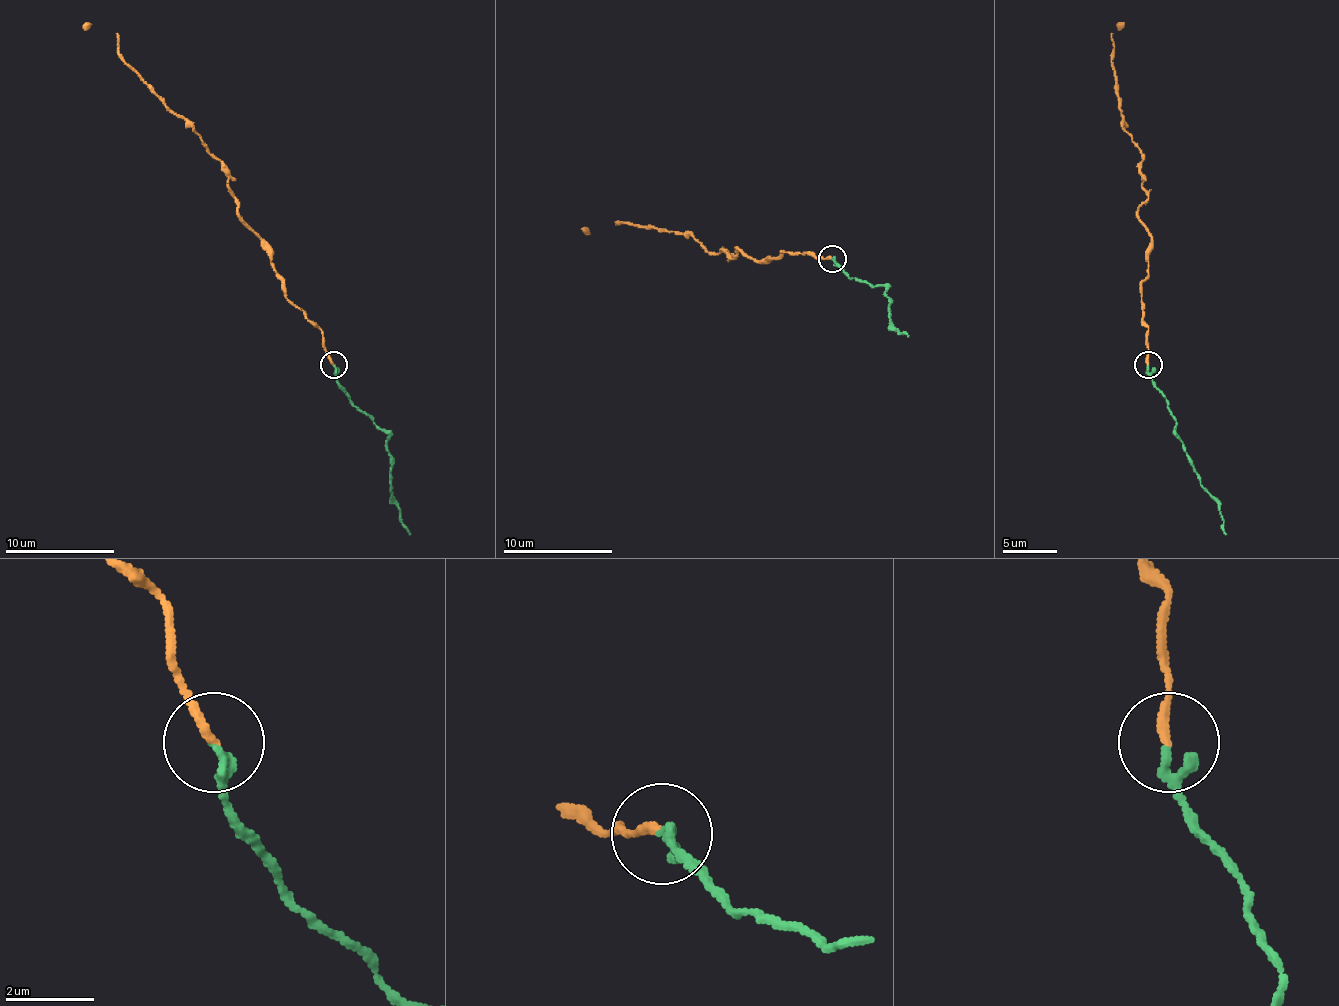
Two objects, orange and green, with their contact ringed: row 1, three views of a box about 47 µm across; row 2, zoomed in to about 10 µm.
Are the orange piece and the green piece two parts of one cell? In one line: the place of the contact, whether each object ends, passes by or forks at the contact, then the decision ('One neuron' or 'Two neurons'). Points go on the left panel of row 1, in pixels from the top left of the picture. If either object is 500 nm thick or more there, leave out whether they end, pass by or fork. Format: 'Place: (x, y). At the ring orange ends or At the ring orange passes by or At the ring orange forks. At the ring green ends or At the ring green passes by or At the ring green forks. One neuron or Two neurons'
Place: (333, 365). At the ring orange ends. At the ring green passes by. One neuron

